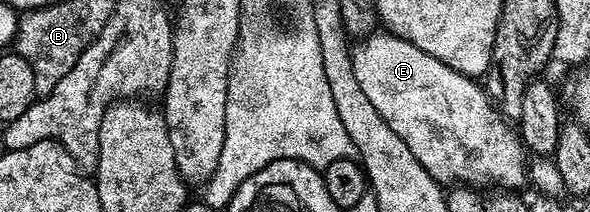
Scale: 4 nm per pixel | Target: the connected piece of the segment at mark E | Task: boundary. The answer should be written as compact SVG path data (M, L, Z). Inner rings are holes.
M374 34L352 45L351 57L359 90L383 114L383 122L407 142L411 154L419 158L419 166L442 186L472 186L478 190L521 190L527 184L527 149L521 143L518 129L504 118L490 99L486 89L474 77L464 76L451 66L431 58L419 46L392 34Z

